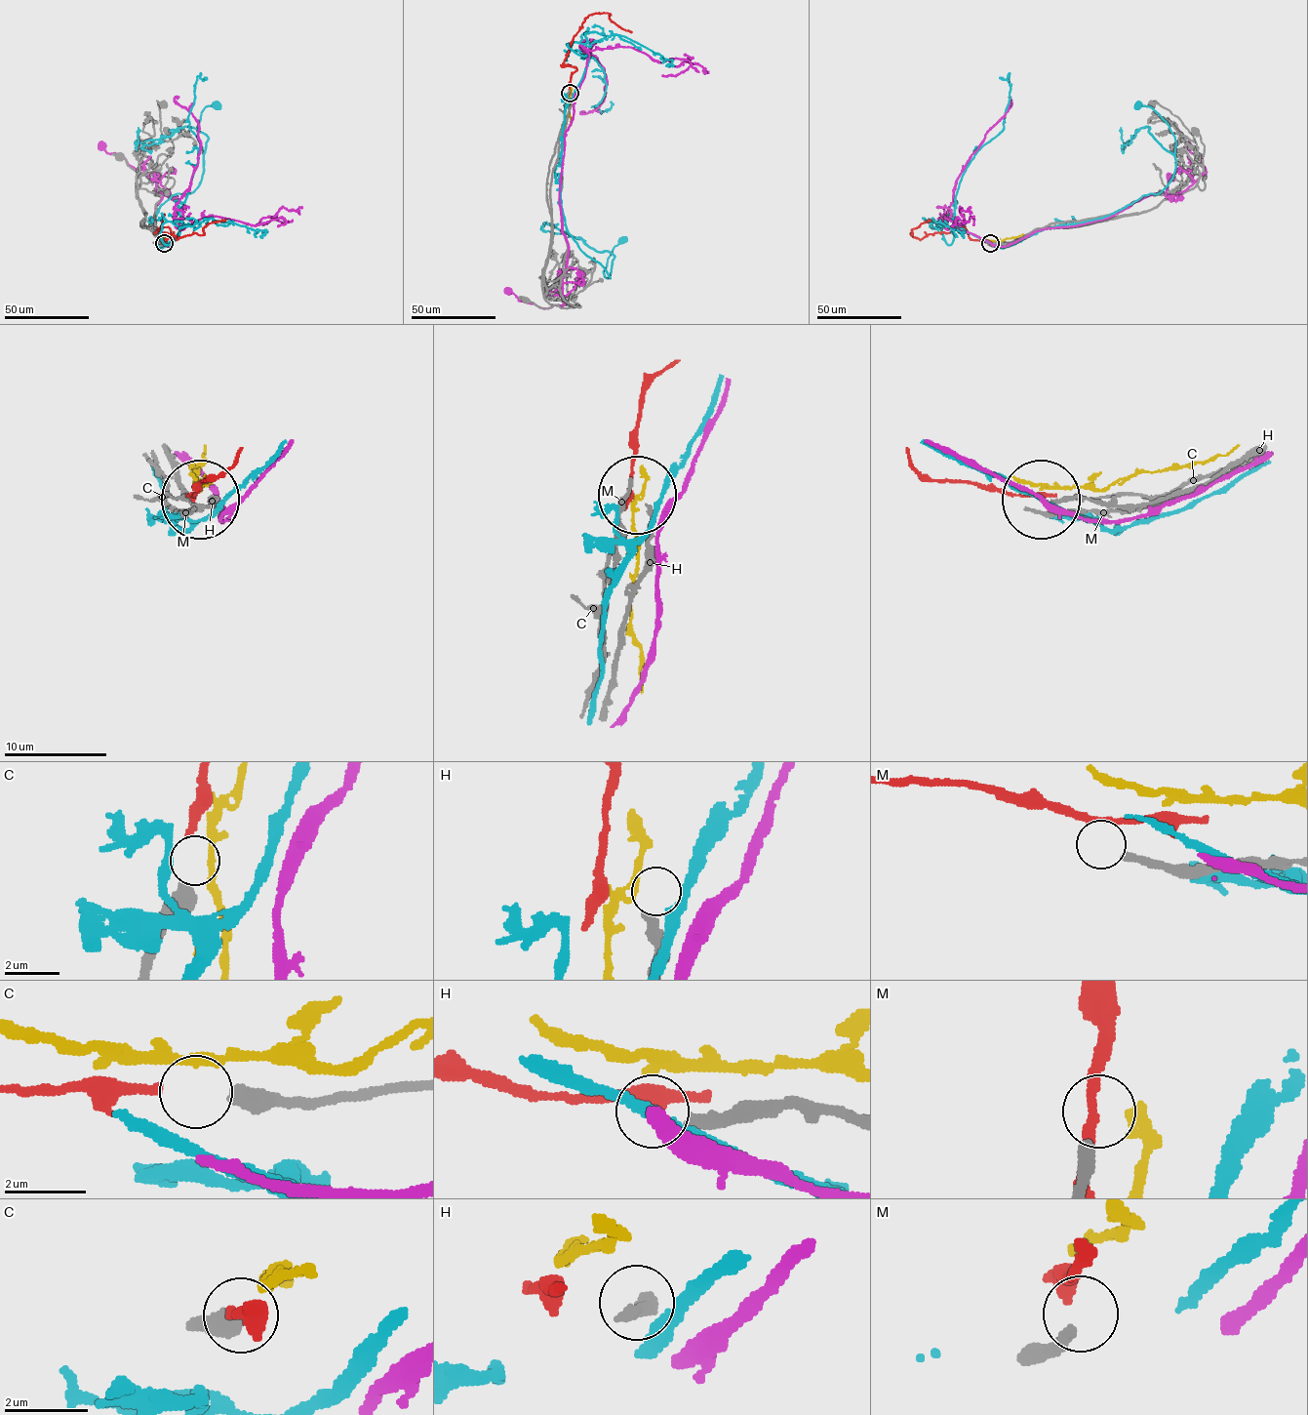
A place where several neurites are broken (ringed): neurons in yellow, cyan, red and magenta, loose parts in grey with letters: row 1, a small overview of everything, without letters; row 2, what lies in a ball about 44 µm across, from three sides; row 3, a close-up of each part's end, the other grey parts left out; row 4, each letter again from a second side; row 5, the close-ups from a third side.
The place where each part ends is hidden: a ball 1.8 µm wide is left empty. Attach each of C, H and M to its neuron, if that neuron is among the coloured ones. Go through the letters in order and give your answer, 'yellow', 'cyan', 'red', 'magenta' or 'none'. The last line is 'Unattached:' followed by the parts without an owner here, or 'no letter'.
C: red
H: none
M: none
Unattached: H, M

